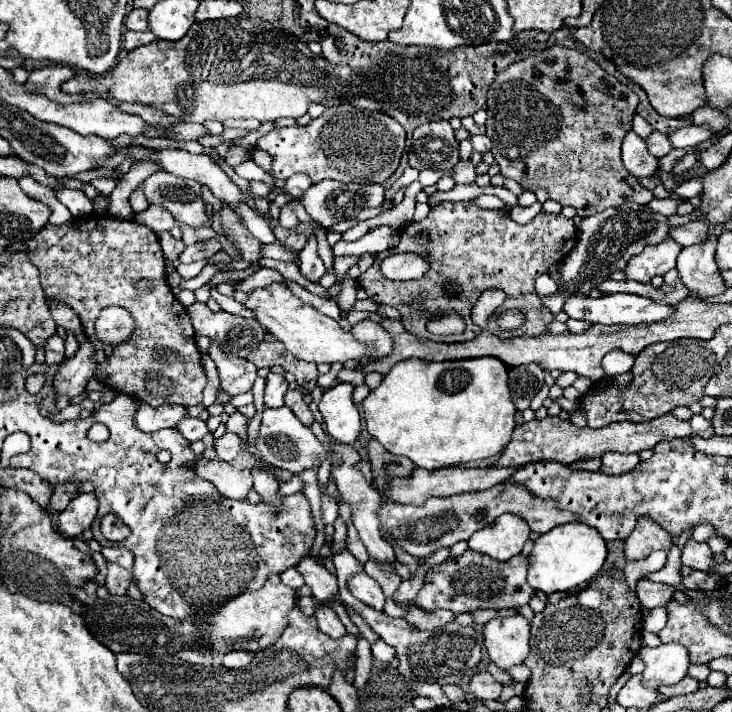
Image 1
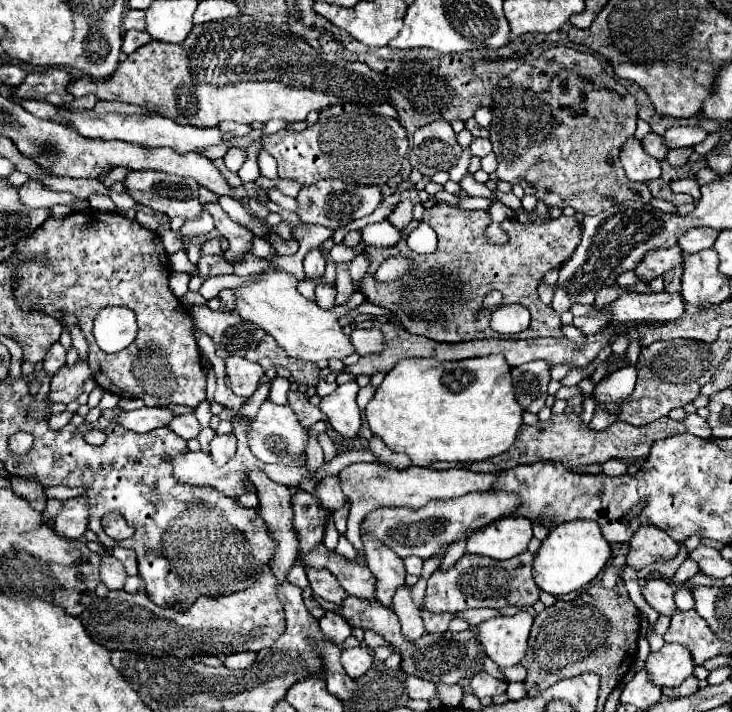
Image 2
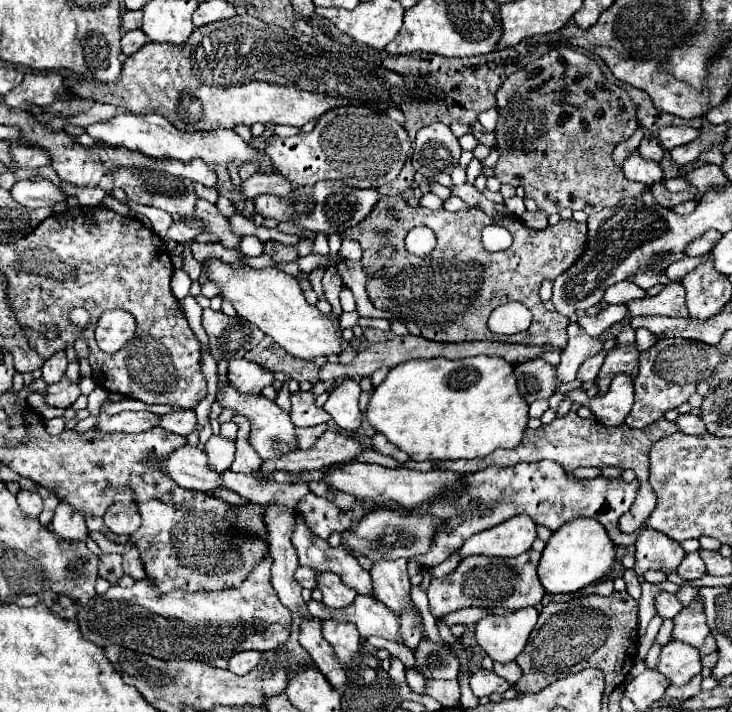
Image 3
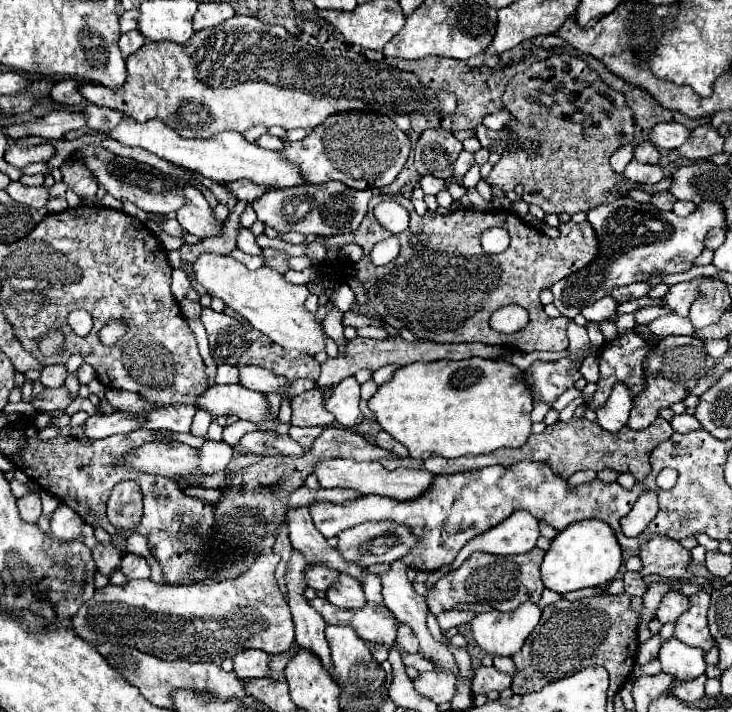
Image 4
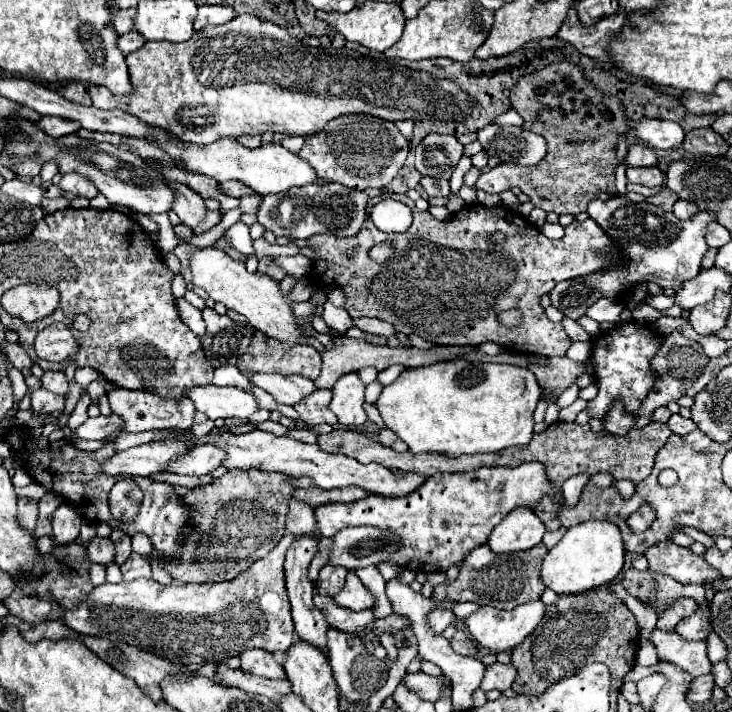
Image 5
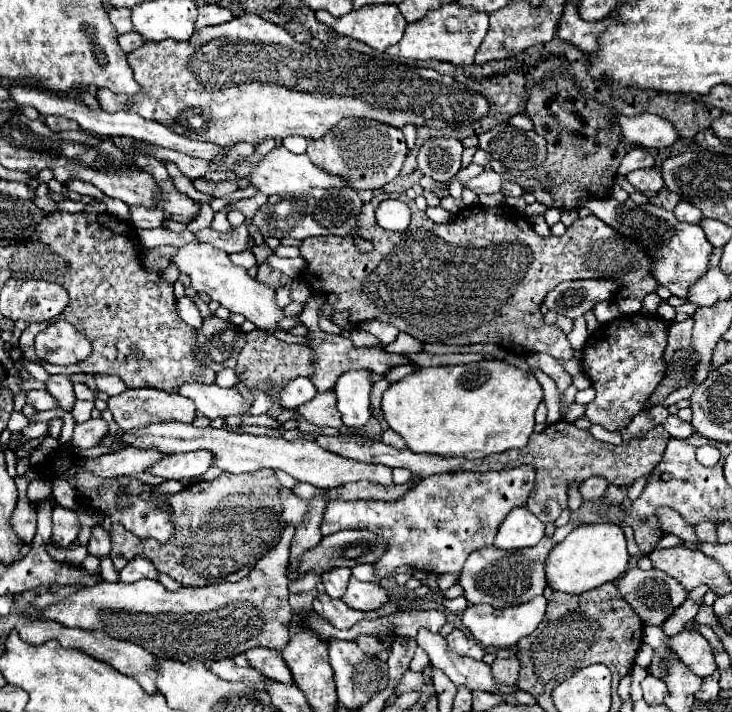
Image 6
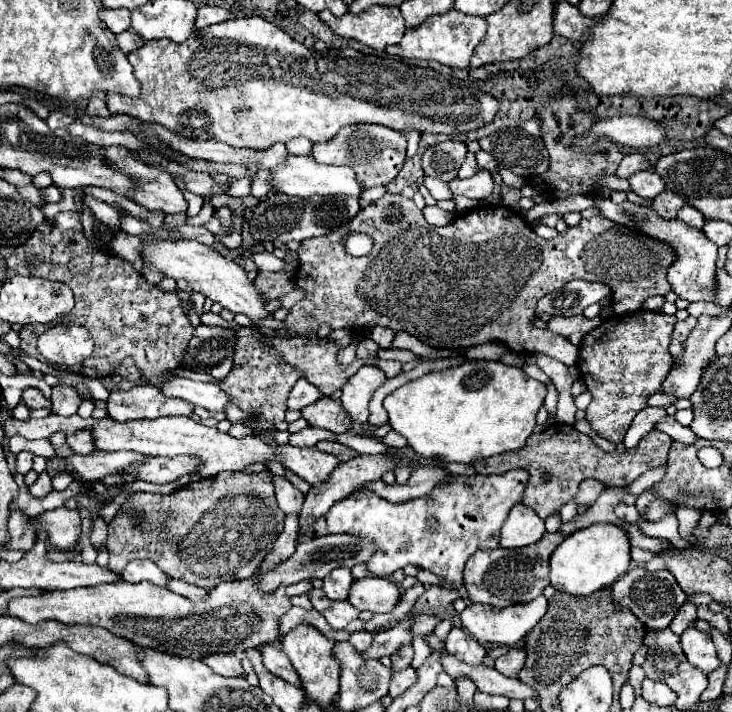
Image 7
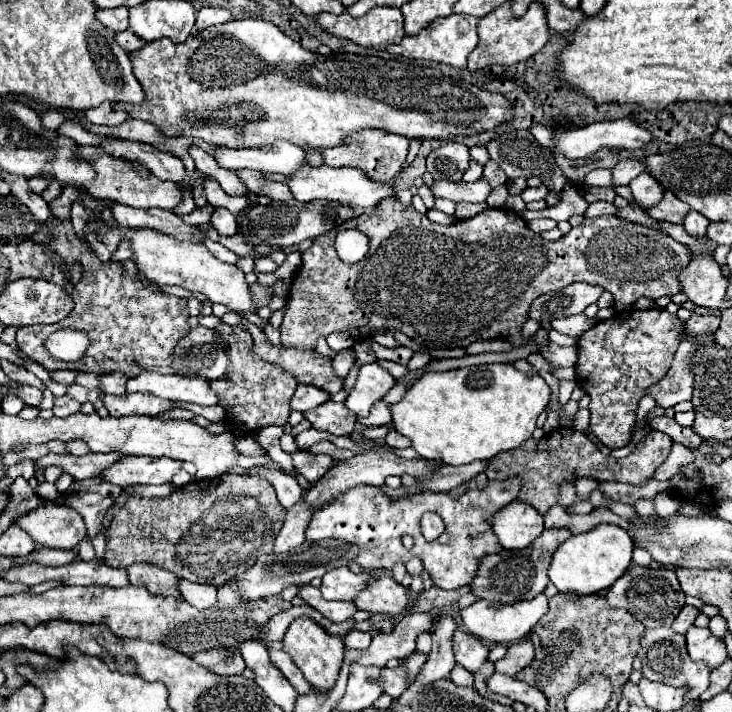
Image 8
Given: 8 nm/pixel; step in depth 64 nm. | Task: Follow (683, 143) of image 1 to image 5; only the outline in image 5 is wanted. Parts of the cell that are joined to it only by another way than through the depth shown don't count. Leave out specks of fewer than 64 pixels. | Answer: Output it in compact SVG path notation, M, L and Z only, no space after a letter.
M638 120L630 130L634 130L634 136L642 144L654 150L676 148L684 140L684 130L676 122L668 120Z

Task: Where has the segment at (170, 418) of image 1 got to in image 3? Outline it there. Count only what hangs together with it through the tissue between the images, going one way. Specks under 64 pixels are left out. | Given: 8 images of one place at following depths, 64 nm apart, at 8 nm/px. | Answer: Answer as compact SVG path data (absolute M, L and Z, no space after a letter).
M120 412L114 416L102 414L96 420L96 430L98 432L146 432L150 428L158 426L158 414L152 412Z

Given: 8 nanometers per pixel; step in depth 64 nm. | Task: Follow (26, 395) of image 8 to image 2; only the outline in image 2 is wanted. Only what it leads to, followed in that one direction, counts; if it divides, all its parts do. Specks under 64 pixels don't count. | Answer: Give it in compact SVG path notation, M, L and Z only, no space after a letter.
M78 362L74 368L66 368L58 372L50 382L50 402L68 404L82 394L82 384L90 376L88 362Z

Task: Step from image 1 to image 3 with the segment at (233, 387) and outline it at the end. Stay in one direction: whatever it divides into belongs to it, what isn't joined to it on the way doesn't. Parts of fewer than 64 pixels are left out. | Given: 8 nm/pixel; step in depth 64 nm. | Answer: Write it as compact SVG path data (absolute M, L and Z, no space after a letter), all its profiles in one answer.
M240 358L228 362L228 380L244 394L258 394L274 384L274 374L260 364Z

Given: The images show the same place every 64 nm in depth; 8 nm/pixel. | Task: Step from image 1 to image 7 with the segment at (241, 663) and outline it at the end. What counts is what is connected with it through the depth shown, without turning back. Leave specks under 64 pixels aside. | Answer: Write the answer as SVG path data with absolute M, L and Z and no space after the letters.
M266 644L266 646L260 646L260 652L262 652L262 658L264 658L264 666L272 674L276 674L282 680L286 680L286 682L302 688L300 676L296 672L296 668L292 668L292 662L288 660L288 656L284 656L284 652L280 648L274 648L274 646Z

